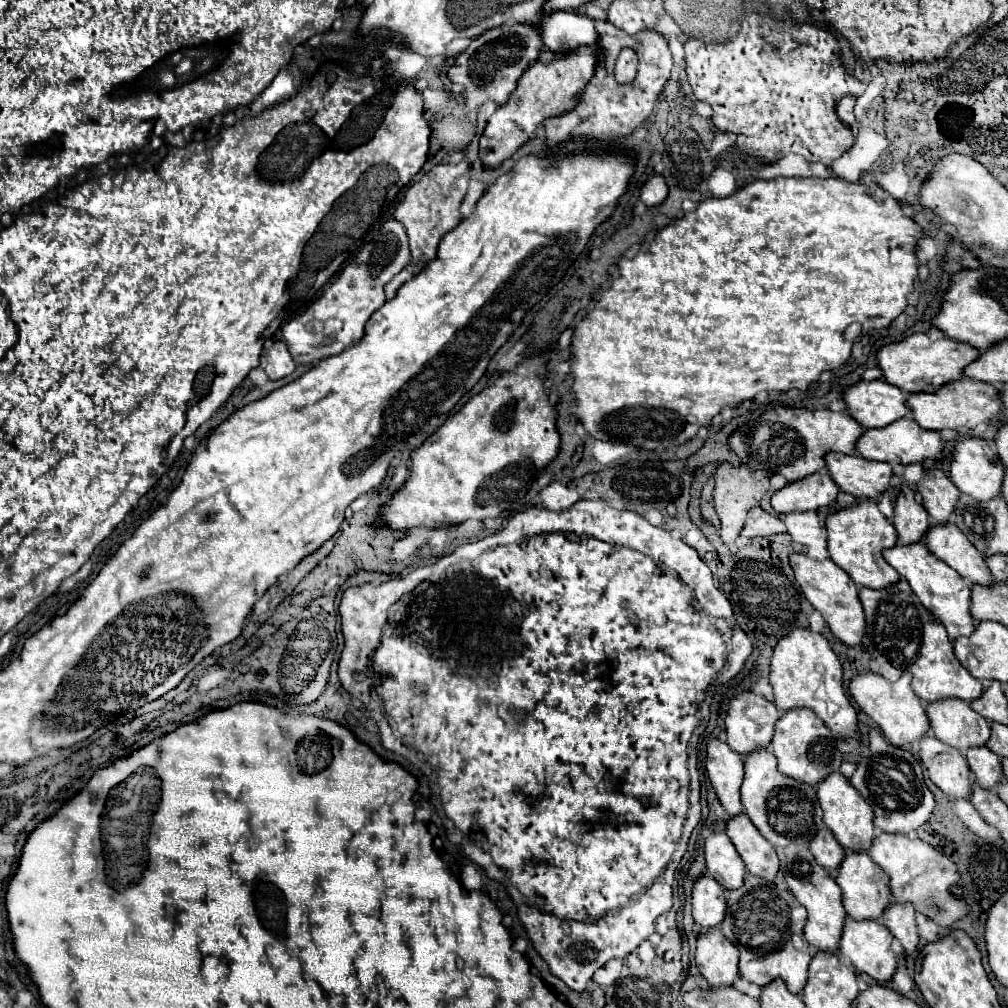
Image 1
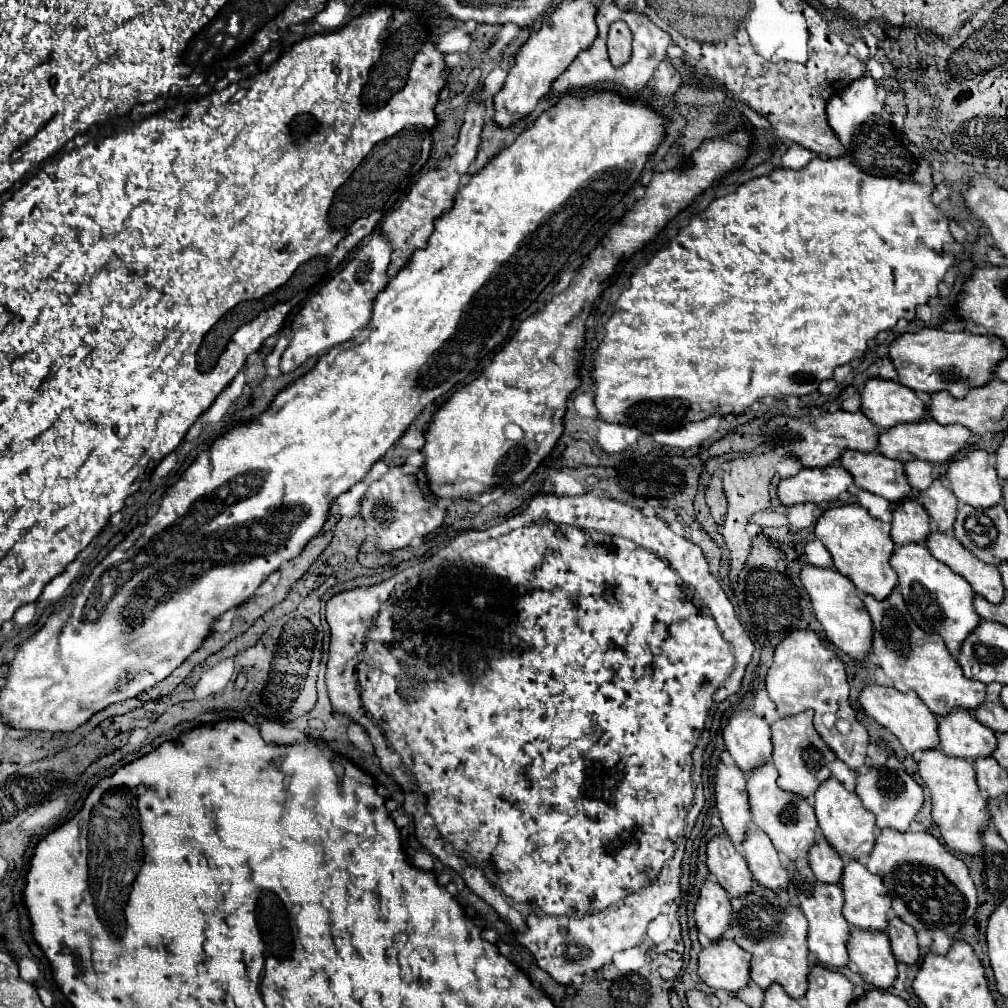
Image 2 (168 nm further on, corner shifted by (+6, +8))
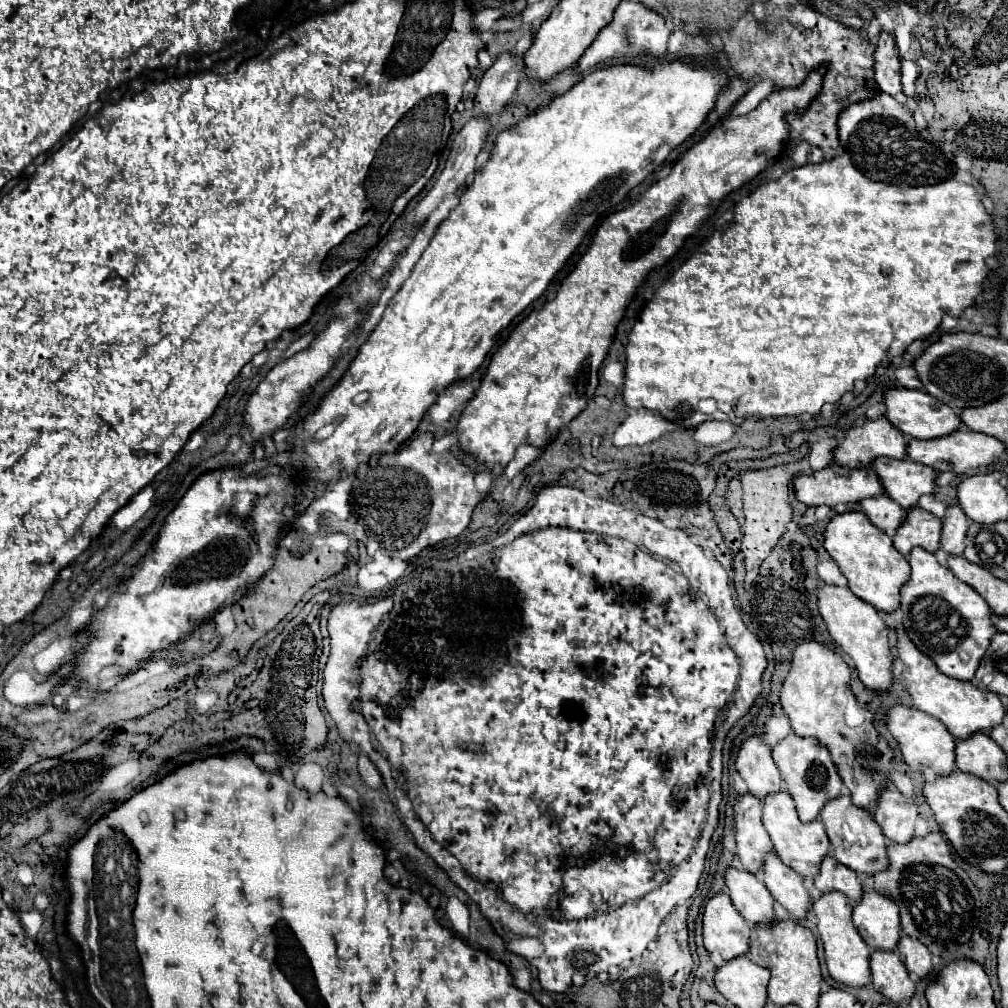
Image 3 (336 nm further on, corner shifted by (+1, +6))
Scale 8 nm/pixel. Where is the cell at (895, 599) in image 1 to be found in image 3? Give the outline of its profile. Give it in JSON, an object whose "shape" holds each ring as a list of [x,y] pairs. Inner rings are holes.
{"shape":[[[896,629],[894,633],[896,633],[894,647],[898,651],[898,659],[904,663],[902,677],[906,683],[906,691],[910,693],[912,703],[918,709],[940,719],[956,739],[966,739],[976,731],[990,731],[992,727],[1002,723],[1002,717],[1006,711],[1004,711],[1004,705],[998,695],[994,695],[992,691],[982,691],[972,681],[962,683],[960,679],[950,679],[950,677],[942,675],[938,671],[938,667],[934,667],[934,663],[930,663],[930,657],[922,655],[922,651],[918,651],[918,647],[914,647],[914,643],[910,643],[910,637],[906,635],[906,631]]]}

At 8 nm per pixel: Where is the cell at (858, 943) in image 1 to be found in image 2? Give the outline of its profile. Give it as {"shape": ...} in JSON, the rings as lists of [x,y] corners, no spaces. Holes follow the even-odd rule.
{"shape":[[[853,929],[849,957],[857,965],[865,983],[875,985],[877,989],[893,987],[897,979],[897,961],[885,933],[865,933]]]}

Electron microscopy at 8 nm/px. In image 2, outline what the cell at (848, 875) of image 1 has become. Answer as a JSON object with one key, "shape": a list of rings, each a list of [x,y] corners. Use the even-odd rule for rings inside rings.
{"shape":[[[849,861],[843,867],[841,879],[845,905],[843,915],[855,927],[863,931],[885,931],[891,899],[883,881],[869,873],[859,861]]]}

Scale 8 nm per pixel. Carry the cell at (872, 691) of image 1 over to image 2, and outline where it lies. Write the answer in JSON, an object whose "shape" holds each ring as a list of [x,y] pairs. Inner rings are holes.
{"shape":[[[867,685],[861,691],[859,697],[863,709],[867,715],[871,715],[875,721],[879,721],[883,727],[887,727],[903,745],[907,755],[921,753],[925,749],[939,749],[939,735],[937,735],[937,717],[929,713],[929,709],[919,701],[915,693],[901,693],[891,687],[881,687],[881,685]]]}

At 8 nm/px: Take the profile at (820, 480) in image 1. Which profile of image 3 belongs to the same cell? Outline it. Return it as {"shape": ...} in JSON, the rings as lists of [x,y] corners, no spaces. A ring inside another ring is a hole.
{"shape":[[[828,465],[816,473],[810,475],[798,475],[794,479],[794,495],[800,503],[808,507],[818,507],[818,505],[828,505],[834,507],[838,503],[856,503],[866,497],[882,493],[882,485],[872,469],[842,469],[836,465]]]}

